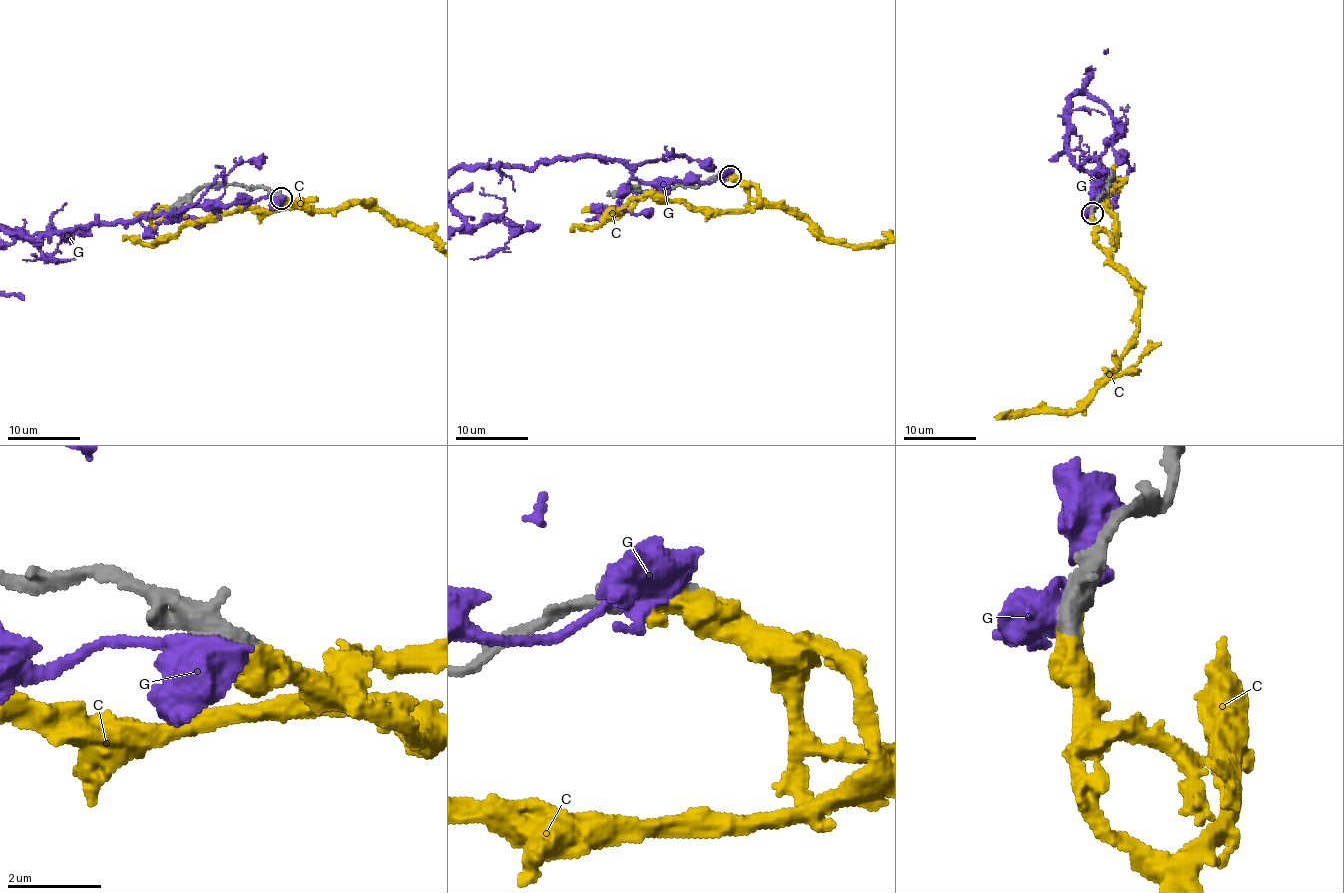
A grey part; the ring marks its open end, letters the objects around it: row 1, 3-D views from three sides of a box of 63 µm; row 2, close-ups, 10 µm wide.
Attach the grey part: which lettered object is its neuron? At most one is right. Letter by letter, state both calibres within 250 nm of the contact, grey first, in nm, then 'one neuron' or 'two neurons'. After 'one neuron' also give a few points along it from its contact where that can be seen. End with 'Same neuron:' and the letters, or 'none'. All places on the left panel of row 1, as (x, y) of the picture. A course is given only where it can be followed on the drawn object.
C: 600 nm thick on the grey side, 650 nm on the other; one neuron
G: 650 nm thick on the grey side, 800 nm on the other; two neurons
Same neuron: C

